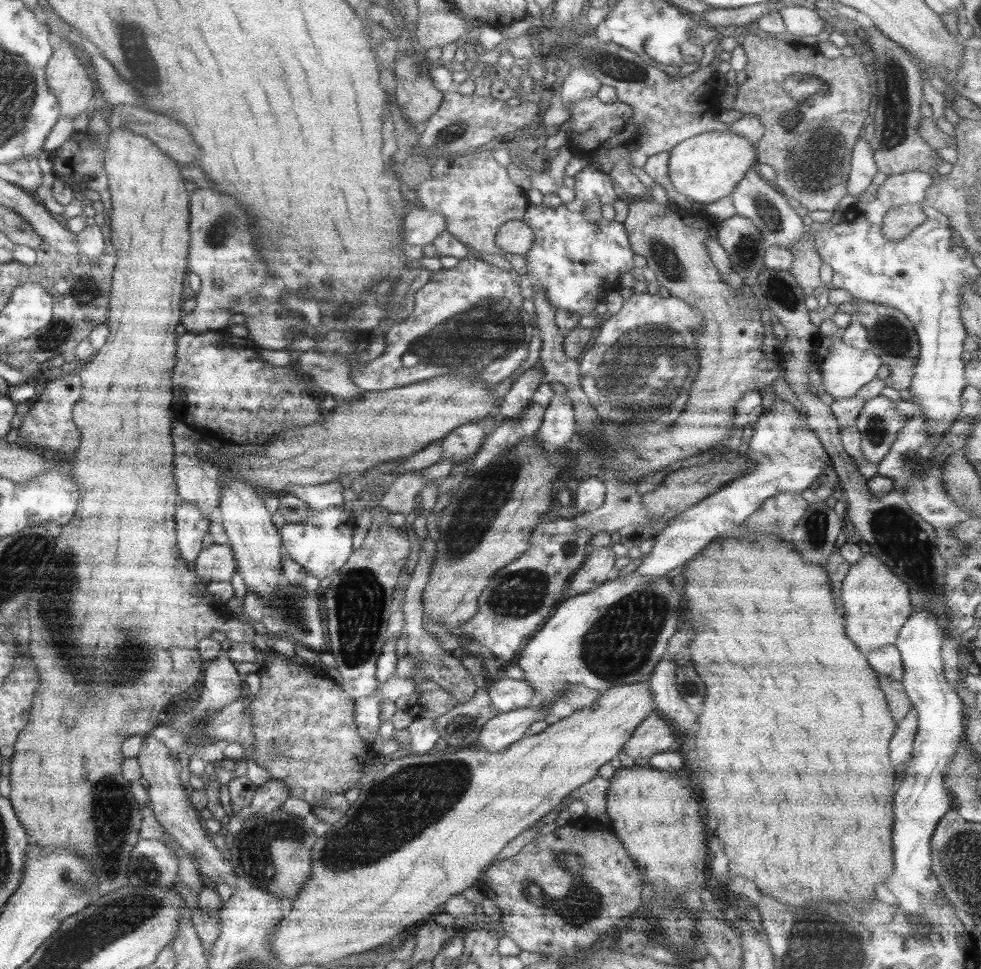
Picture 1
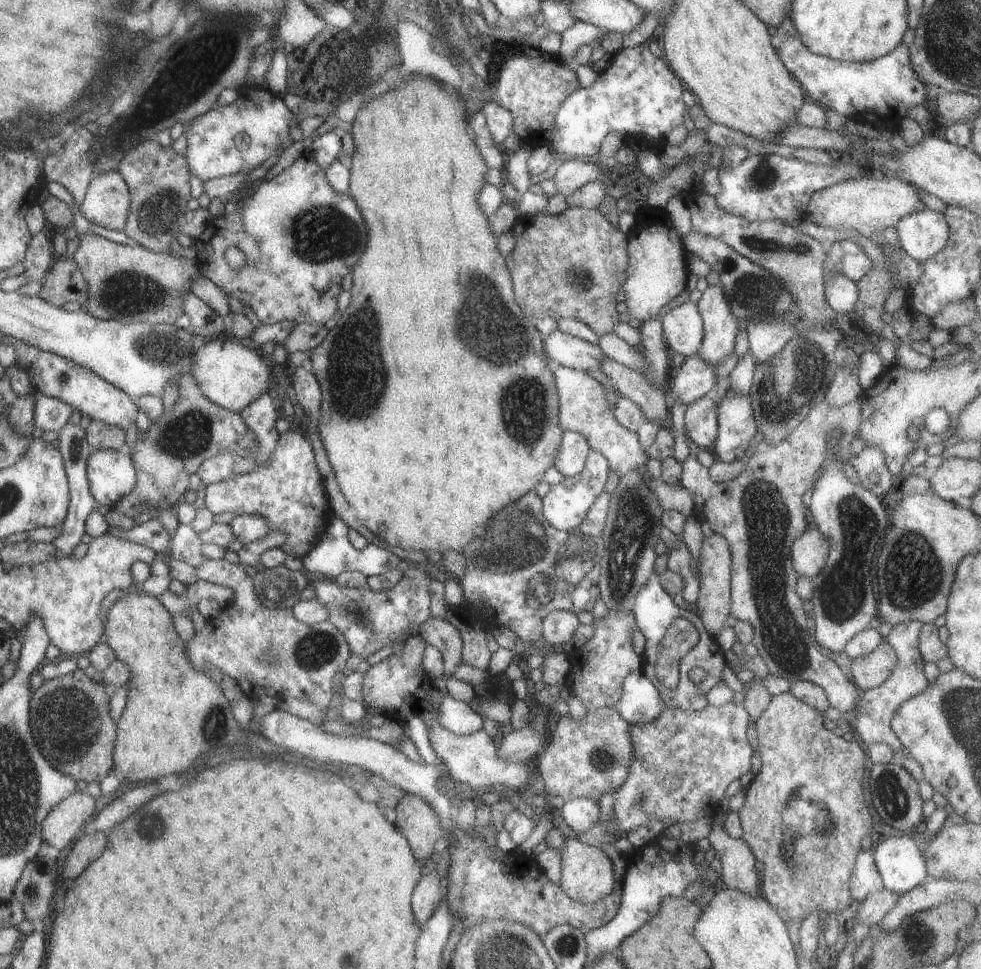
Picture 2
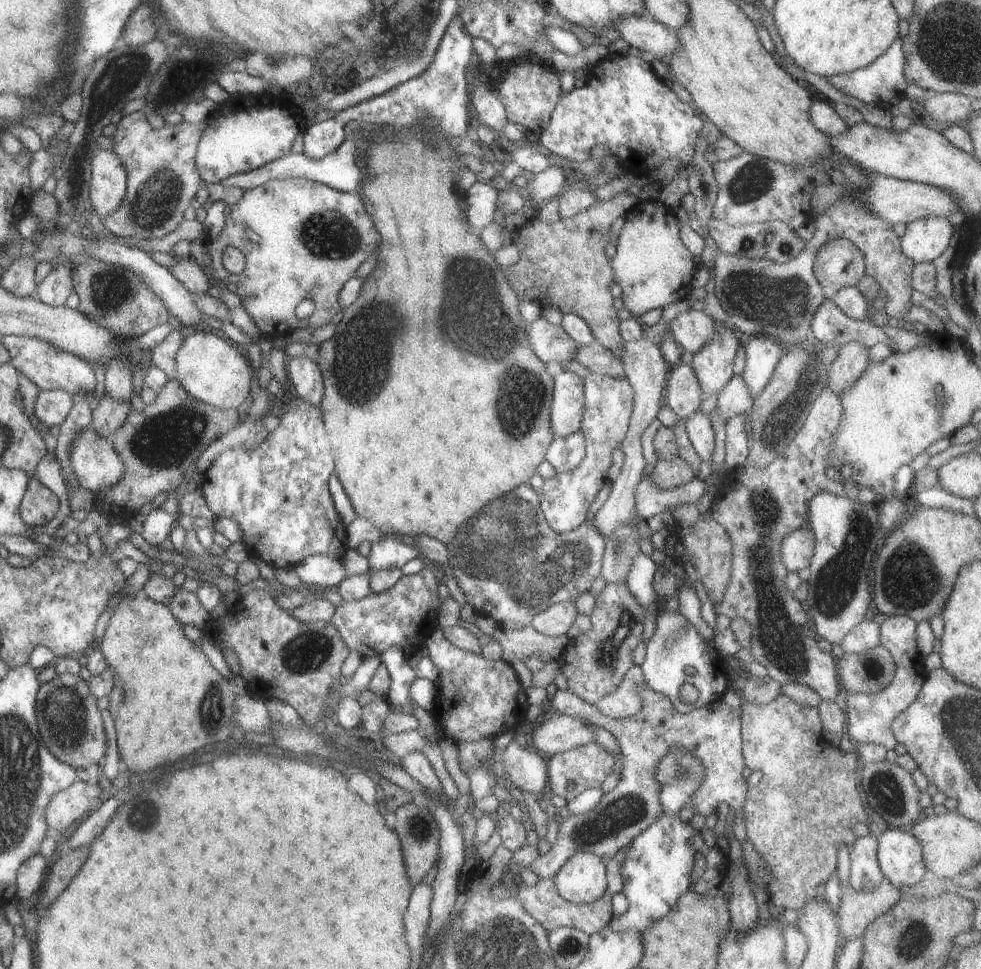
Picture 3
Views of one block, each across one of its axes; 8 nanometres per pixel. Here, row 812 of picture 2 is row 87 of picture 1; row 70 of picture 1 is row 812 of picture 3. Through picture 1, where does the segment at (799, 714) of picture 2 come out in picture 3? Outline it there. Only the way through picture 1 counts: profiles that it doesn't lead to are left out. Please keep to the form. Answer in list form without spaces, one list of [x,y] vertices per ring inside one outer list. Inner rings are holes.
[[[778,695],[774,700],[771,700],[765,705],[751,705],[742,702],[742,712],[740,715],[740,742],[741,742],[741,756],[743,764],[751,771],[759,771],[762,778],[758,784],[752,788],[748,788],[745,800],[743,802],[743,821],[745,826],[745,837],[751,844],[755,852],[761,857],[768,875],[765,881],[765,889],[767,893],[767,902],[770,903],[770,908],[773,914],[780,914],[786,910],[794,910],[796,915],[799,915],[799,908],[803,906],[805,900],[811,898],[811,894],[816,889],[819,889],[818,884],[823,884],[830,880],[833,872],[836,870],[836,854],[839,846],[851,846],[856,836],[853,835],[852,827],[855,824],[866,823],[865,810],[859,798],[858,785],[858,772],[860,763],[856,758],[854,752],[842,752],[840,749],[833,748],[829,743],[821,738],[822,732],[821,724],[819,723],[819,716],[816,707],[809,707],[806,705],[799,705],[795,702],[785,698],[785,696]]]

